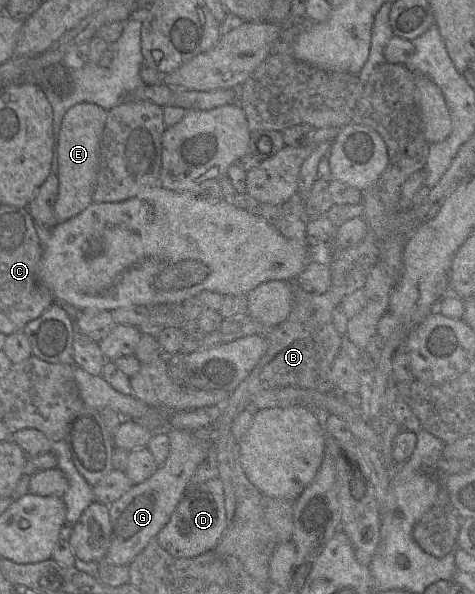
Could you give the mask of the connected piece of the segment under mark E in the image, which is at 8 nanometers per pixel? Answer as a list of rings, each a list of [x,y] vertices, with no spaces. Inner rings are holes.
[[[89,102],[74,105],[64,116],[58,144],[59,191],[54,205],[54,213],[58,222],[75,216],[93,202],[100,144],[106,119],[107,111]]]

